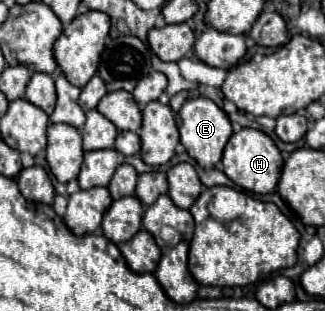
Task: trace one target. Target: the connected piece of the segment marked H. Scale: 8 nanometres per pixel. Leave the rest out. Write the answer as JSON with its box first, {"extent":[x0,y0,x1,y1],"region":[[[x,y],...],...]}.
{"extent":[223,128,283,194],"region":[[[241,128],[239,132],[235,132],[225,150],[223,150],[223,172],[229,180],[233,180],[239,188],[247,190],[247,192],[255,192],[255,194],[267,194],[271,190],[277,188],[281,170],[283,170],[283,158],[275,146],[275,142],[263,134],[261,130],[255,128]]]}

